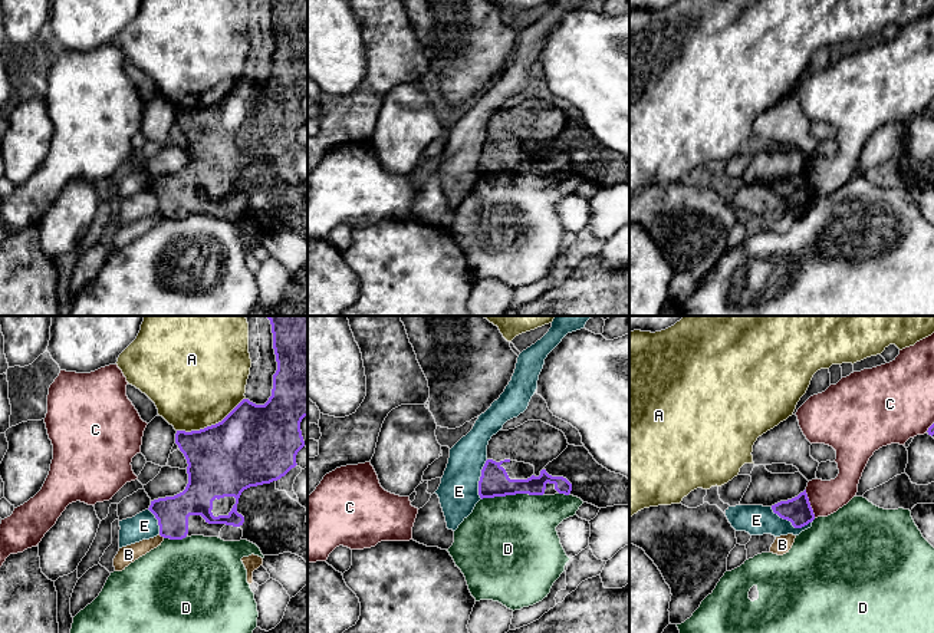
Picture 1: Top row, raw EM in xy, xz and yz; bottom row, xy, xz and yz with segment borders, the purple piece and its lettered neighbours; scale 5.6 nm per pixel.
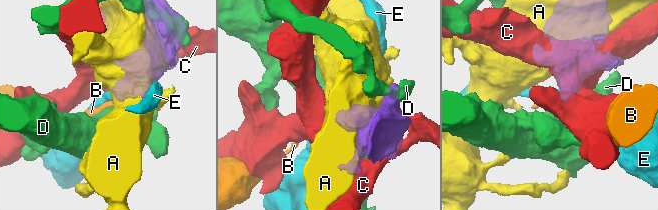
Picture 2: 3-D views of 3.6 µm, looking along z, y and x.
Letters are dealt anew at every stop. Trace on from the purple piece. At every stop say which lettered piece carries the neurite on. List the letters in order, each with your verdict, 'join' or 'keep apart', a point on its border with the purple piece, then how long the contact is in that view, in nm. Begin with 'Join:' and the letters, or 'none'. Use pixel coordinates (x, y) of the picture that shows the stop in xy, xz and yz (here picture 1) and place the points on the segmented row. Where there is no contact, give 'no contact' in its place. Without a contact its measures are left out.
Join: none
A: keep apart; contact xy (211, 425); length 420 nm
B: keep apart; contact xy (161, 536); length 40 nm
C: keep apart; contact yz (809, 504); length 170 nm
D: keep apart; contact xz (512, 494); length 360 nm
E: keep apart; contact yz (791, 521); length 260 nm

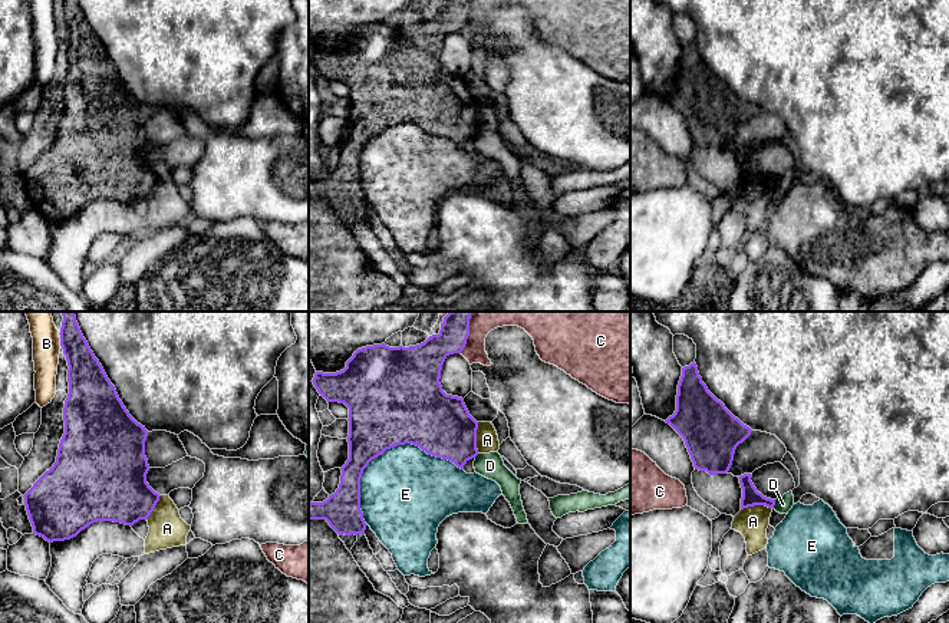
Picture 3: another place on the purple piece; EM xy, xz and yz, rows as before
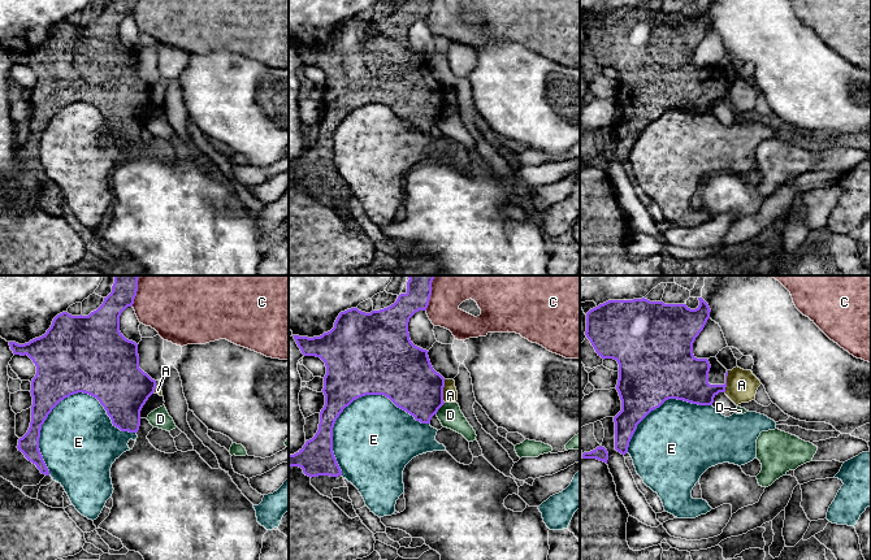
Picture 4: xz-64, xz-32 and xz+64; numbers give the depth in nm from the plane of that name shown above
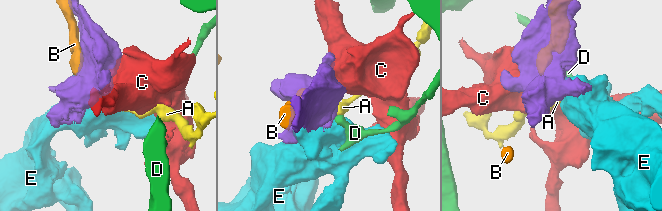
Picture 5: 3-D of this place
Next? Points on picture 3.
Join: none
A: keep apart; contact yz (757, 504); length 180 nm
B: keep apart; contact xy (61, 342); length 50 nm
C: keep apart; contact xz (468, 332); length 240 nm
D: keep apart; contact yz (774, 504); length 60 nm
E: keep apart; contact xz (386, 448); length 650 nm

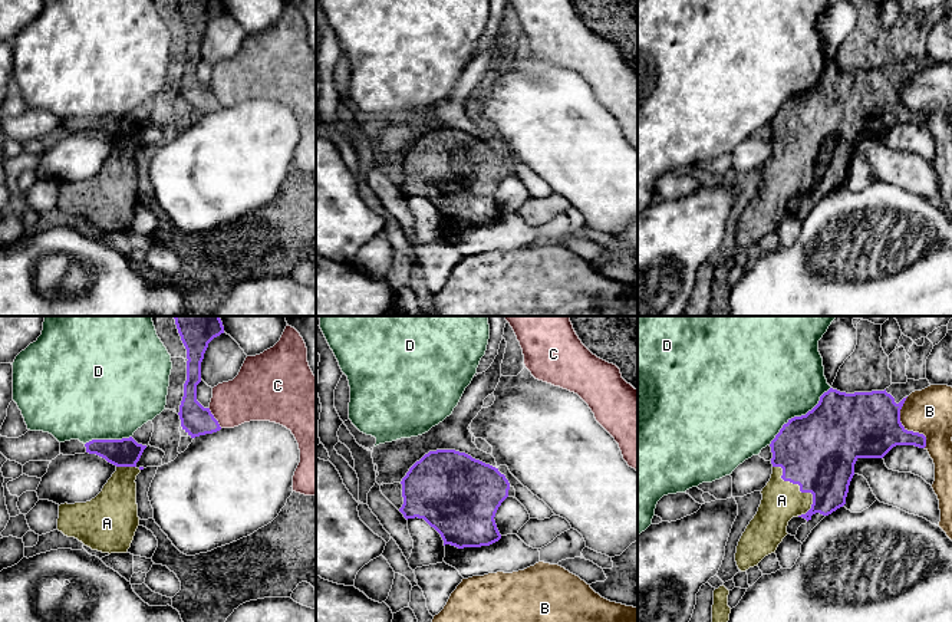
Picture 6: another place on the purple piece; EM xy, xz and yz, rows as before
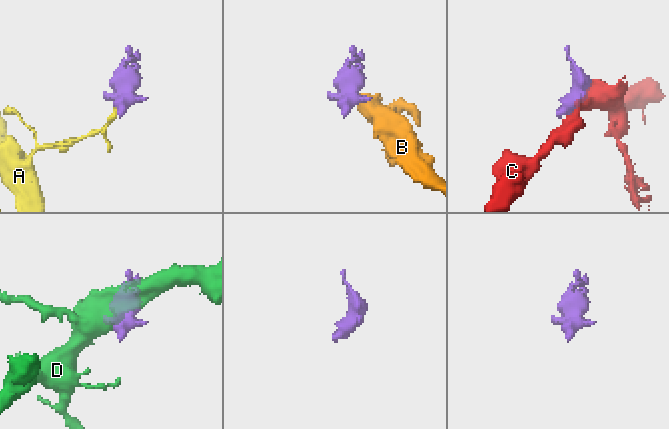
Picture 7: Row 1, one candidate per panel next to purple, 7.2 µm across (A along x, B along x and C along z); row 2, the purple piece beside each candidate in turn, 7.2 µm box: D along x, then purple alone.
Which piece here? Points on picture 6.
Join: A
A: join; contact yz (800, 487); length 340 nm
B: keep apart; contact yz (903, 427); length 300 nm
C: keep apart; contact xy (213, 417); length 140 nm
D: keep apart; contact yz (799, 417); length 480 nm

